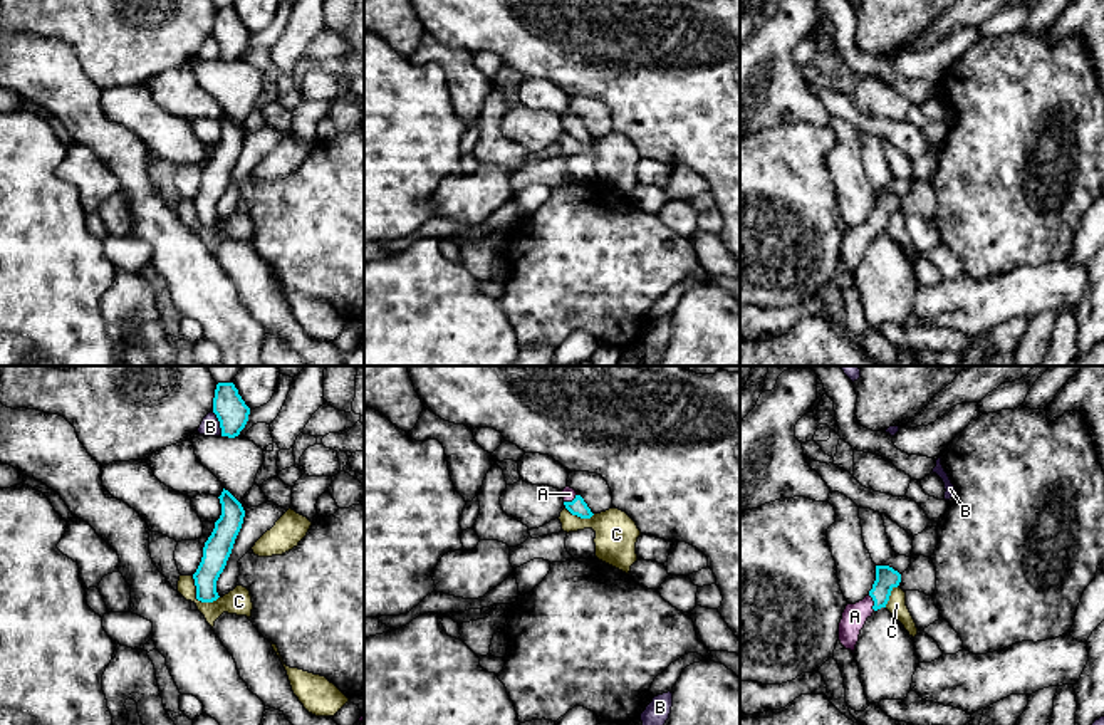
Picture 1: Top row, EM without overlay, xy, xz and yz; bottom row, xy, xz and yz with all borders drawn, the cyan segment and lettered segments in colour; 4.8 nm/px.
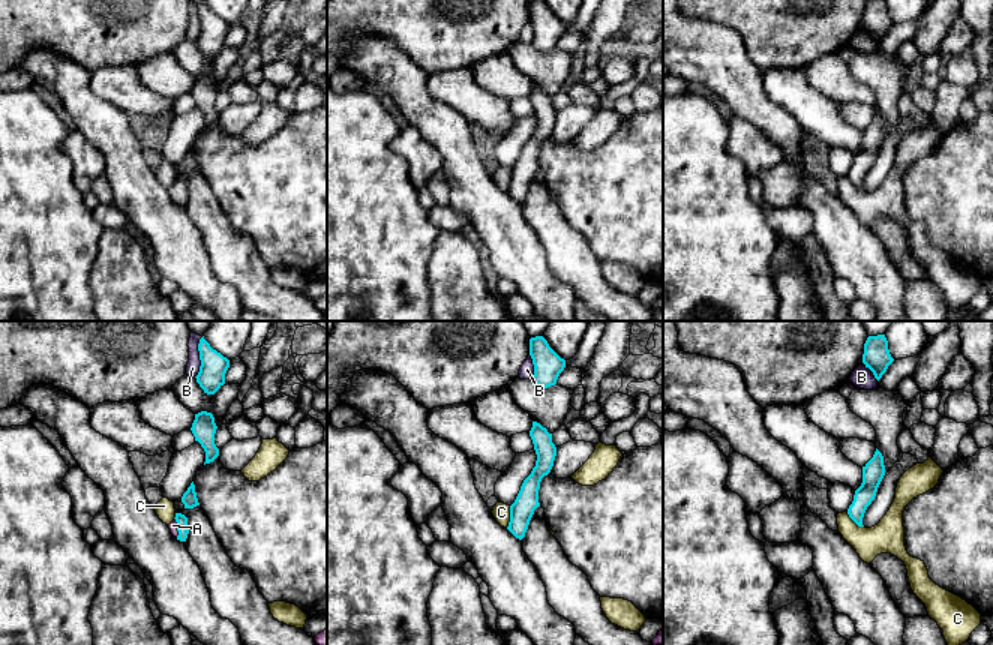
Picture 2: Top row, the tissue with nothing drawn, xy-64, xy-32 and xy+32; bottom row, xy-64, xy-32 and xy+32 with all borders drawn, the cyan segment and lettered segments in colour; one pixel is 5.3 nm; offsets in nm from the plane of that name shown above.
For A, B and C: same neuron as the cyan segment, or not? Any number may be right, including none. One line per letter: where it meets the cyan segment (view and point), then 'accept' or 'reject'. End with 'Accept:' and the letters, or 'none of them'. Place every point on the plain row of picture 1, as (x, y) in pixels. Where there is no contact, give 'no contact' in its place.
A: contact xz (572, 125); accept
B: contact xy (220, 47); reject
C: contact xy (197, 222); reject
Accept: A

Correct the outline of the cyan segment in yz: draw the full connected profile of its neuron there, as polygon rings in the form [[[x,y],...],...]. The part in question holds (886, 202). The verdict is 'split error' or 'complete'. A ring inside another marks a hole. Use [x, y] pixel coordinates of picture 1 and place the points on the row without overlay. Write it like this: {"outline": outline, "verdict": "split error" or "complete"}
{"outline": [[[876,190],[876,205],[869,218],[856,227],[847,228],[839,247],[839,265],[846,274],[854,277],[861,253],[874,235],[886,232],[891,215],[901,206],[901,198],[889,190]]], "verdict": "split error"}

